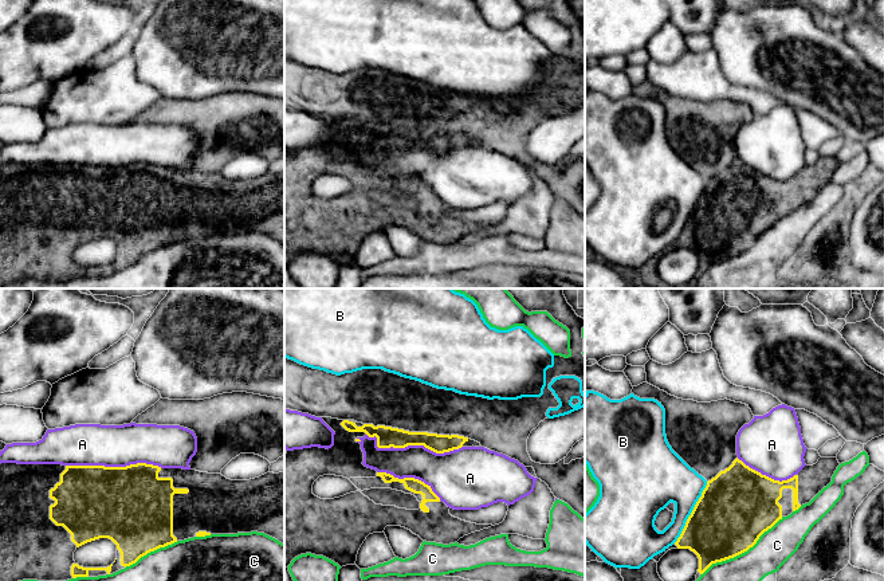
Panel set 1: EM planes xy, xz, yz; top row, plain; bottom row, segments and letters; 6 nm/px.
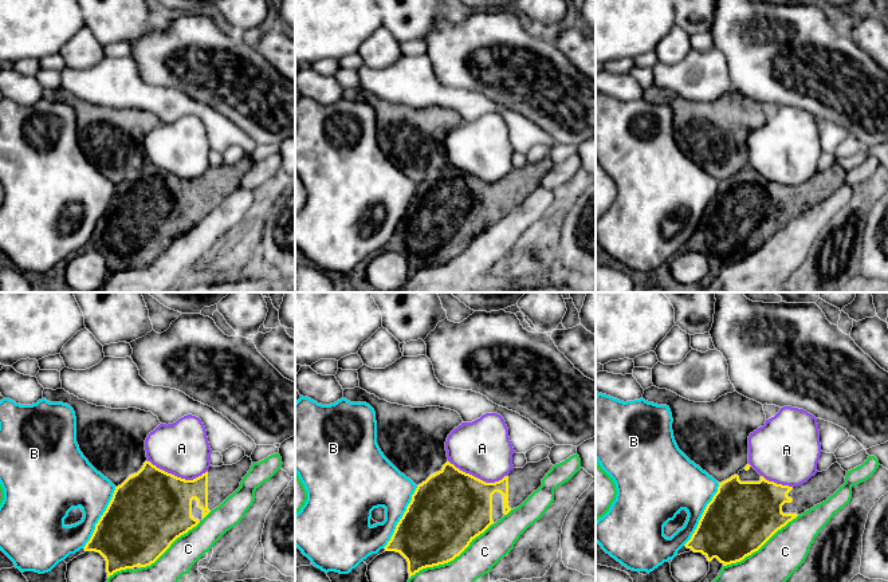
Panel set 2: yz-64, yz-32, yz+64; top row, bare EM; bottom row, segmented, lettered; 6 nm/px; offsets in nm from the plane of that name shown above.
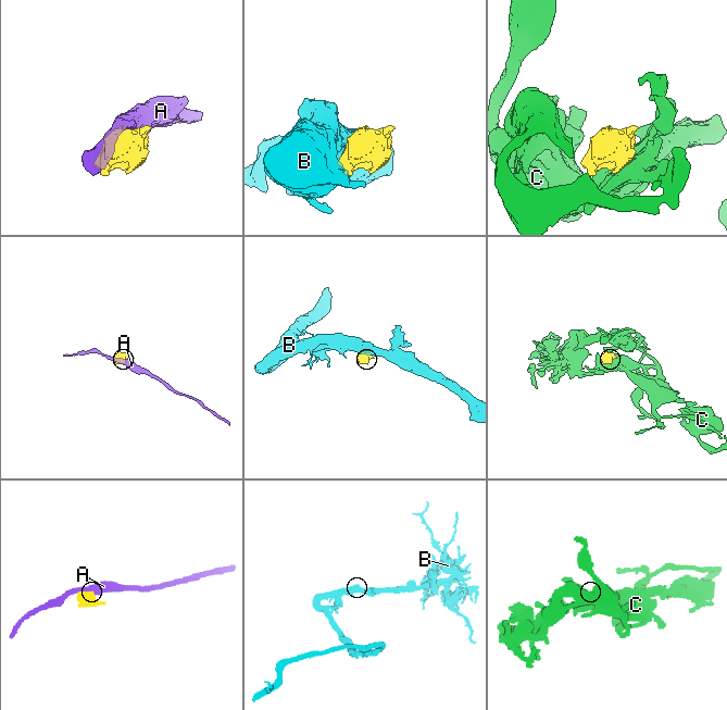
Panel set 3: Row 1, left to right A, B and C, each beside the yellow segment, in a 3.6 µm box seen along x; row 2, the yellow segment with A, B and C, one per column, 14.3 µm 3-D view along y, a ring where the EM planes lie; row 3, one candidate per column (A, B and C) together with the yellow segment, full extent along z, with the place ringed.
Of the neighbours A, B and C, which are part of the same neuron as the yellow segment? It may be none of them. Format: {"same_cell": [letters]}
{"same_cell": []}

